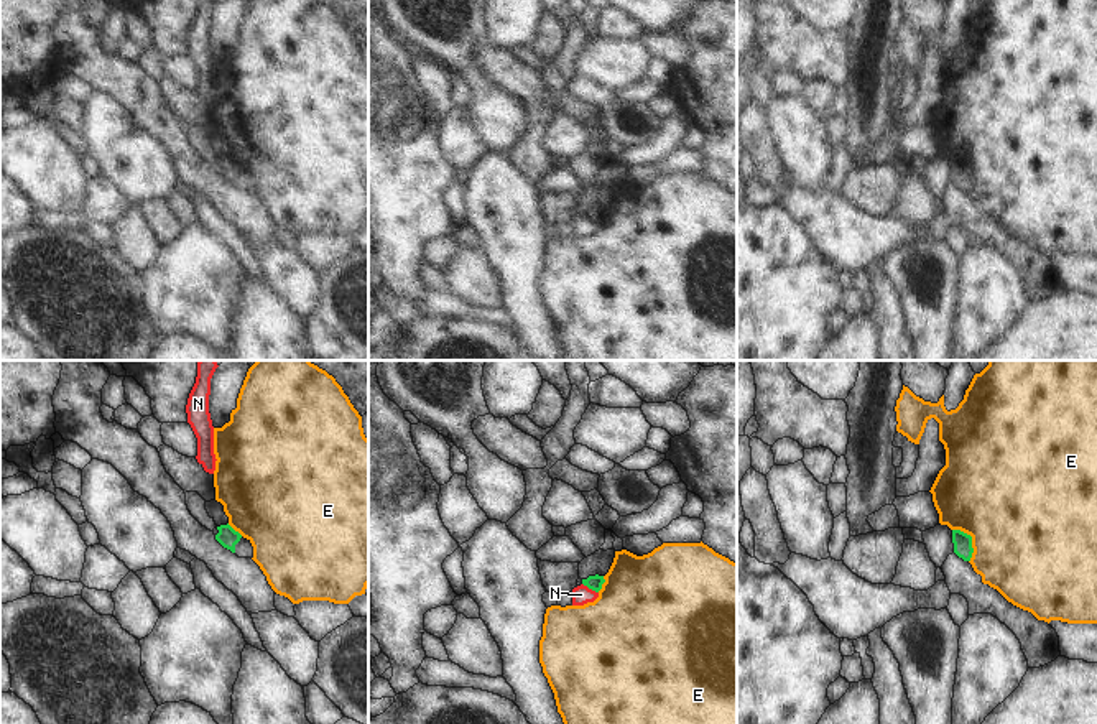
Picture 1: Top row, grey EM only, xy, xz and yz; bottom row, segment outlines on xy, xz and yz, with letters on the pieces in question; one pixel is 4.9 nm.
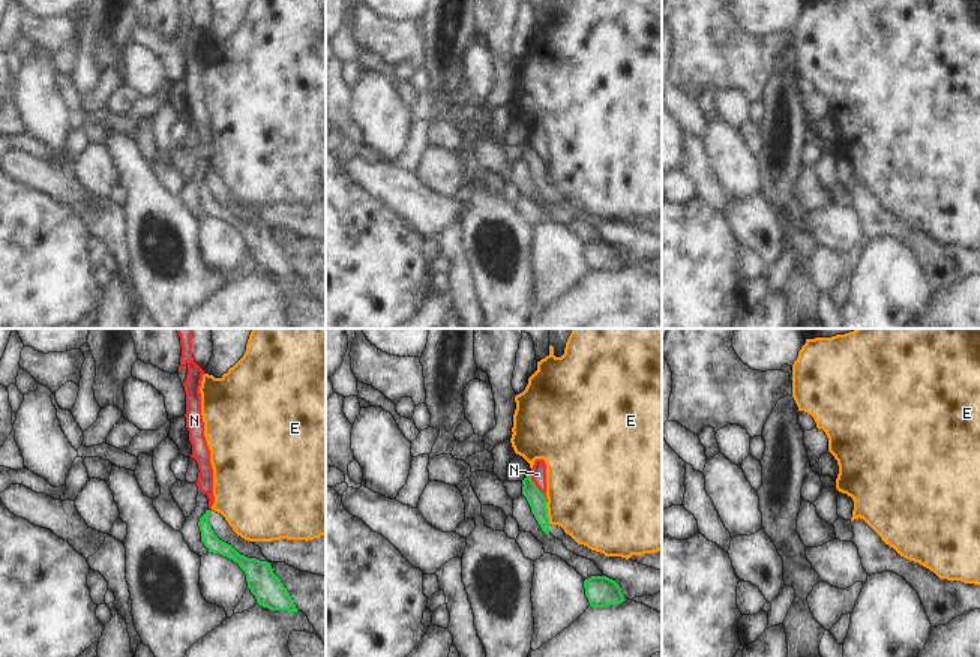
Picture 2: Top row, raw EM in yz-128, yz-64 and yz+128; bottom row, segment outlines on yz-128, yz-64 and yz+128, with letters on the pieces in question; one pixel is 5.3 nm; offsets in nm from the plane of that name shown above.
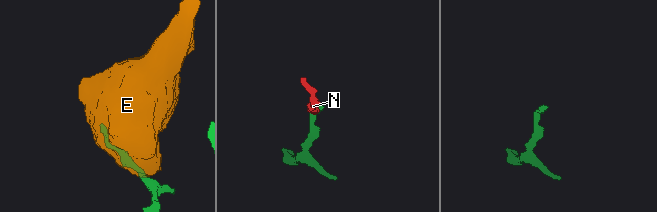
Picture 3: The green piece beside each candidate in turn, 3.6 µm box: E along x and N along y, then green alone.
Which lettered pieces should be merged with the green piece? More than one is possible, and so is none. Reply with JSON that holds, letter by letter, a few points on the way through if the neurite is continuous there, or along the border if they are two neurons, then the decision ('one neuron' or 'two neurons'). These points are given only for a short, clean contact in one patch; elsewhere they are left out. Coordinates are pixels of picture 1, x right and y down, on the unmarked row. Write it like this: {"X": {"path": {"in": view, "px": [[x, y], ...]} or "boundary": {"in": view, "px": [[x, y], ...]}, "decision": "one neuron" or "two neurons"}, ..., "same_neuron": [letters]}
{"E": {"boundary": {"in": "yz", "px": [[953, 160], [959, 160], [971, 168], [972, 188], [969, 193]]}, "decision": "two neurons"}, "N": {"boundary": {"in": "xz", "px": [[583, 214], [597, 224]]}, "decision": "two neurons"}, "same_neuron": []}

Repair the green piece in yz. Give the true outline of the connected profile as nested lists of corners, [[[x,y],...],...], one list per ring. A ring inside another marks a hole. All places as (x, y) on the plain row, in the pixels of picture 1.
[[[952,161],[952,174],[954,174],[954,184],[964,193],[970,193],[974,184],[972,168],[960,161]]]

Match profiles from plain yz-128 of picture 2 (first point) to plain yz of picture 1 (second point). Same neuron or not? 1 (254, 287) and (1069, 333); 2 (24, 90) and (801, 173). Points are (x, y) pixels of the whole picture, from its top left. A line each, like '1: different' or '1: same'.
1: same
2: same

